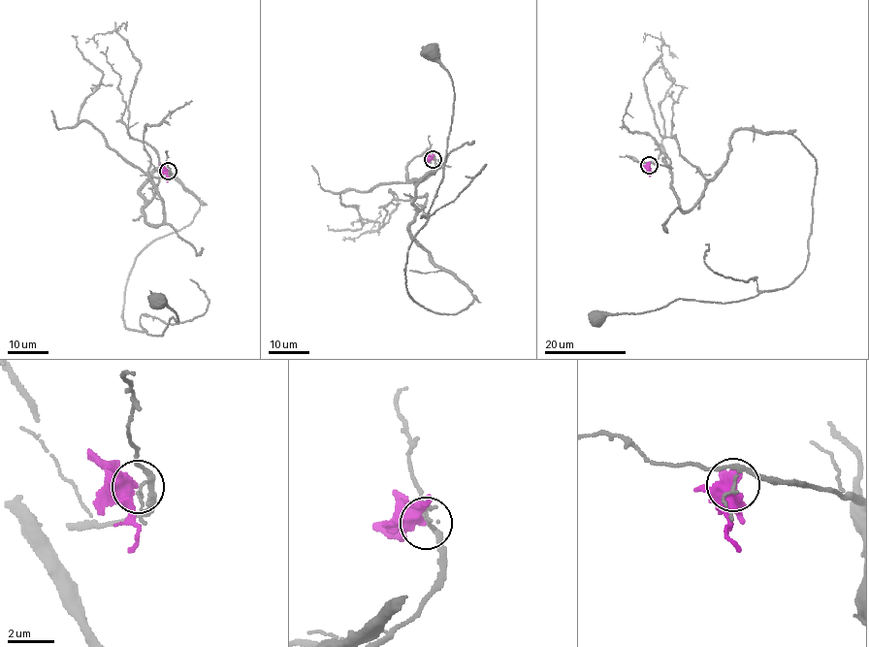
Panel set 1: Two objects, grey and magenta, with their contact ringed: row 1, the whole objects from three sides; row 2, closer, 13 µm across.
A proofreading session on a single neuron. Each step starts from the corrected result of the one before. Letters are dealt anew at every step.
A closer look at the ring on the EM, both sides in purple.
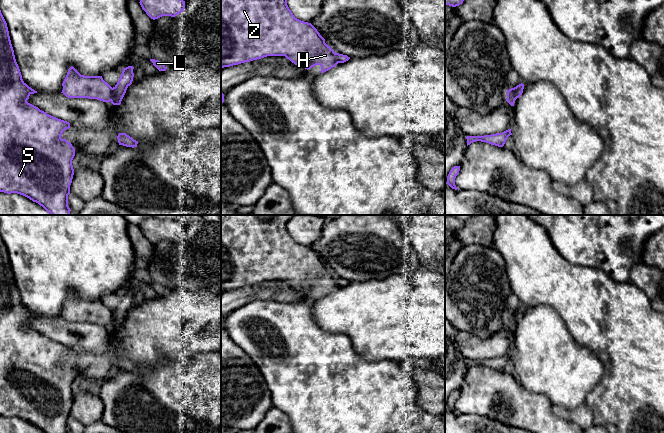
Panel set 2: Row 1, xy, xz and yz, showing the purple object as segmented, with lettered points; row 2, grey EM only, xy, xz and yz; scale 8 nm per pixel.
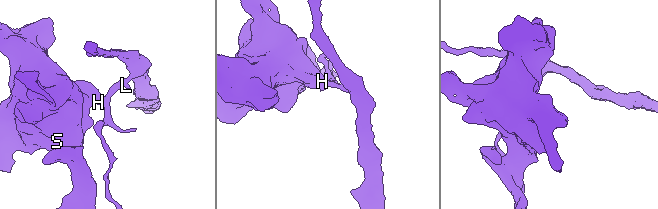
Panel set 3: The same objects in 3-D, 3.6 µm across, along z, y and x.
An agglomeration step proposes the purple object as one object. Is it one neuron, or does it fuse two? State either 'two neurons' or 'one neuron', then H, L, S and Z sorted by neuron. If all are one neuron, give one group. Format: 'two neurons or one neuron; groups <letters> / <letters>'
two neurons; groups H S Z / L

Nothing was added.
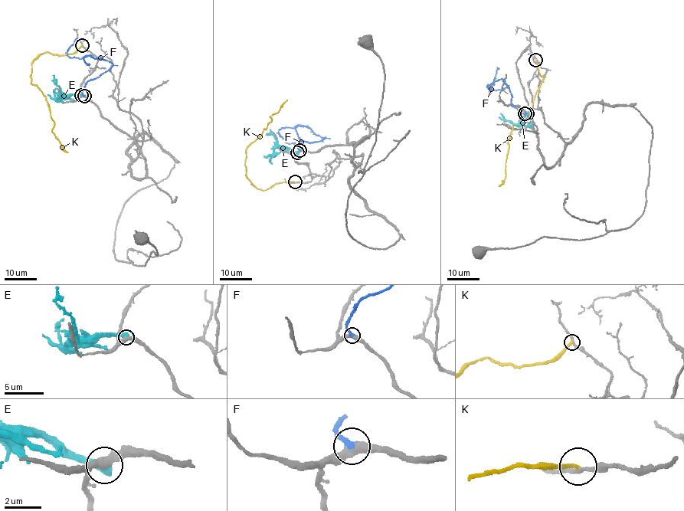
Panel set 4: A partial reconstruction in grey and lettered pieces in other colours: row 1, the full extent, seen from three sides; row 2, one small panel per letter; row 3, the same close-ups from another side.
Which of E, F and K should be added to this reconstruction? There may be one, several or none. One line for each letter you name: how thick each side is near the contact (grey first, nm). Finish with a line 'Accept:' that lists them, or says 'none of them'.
F: 400 nm thick on the grey side, 360 nm on the other
Accept: F

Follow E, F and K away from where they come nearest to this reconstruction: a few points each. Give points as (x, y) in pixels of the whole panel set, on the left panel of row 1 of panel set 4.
E: (81, 95), (62, 96), (53, 81), (54, 75)
F: (83, 96), (82, 92), (88, 81), (112, 65), (89, 56), (80, 59), (67, 54), (76, 38), (85, 40)
K: (82, 46), (70, 54), (44, 52), (32, 63), (30, 76), (48, 103), (52, 132), (68, 152)

